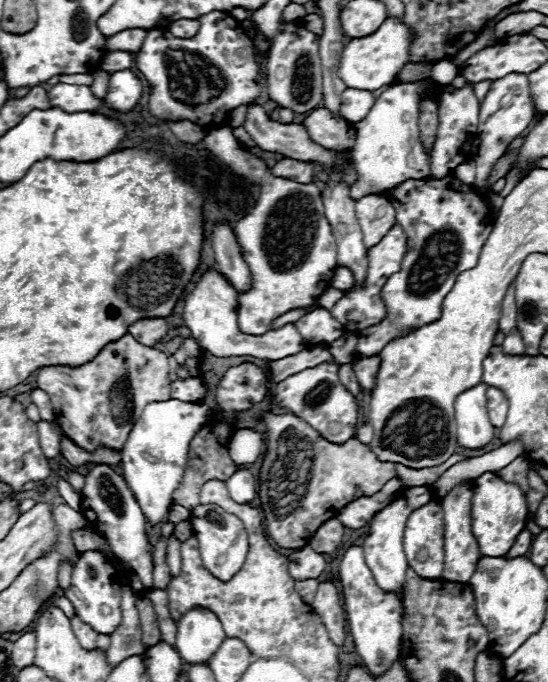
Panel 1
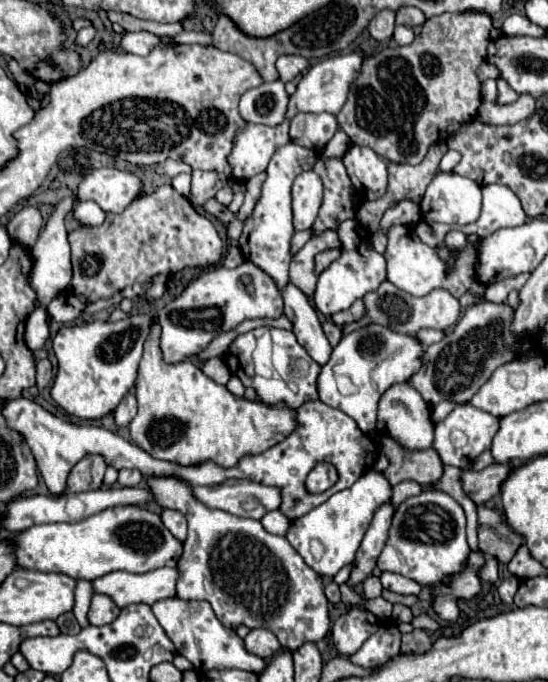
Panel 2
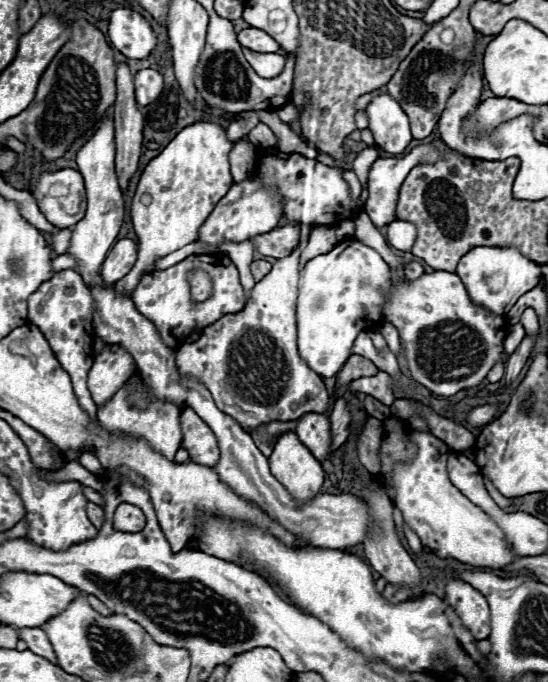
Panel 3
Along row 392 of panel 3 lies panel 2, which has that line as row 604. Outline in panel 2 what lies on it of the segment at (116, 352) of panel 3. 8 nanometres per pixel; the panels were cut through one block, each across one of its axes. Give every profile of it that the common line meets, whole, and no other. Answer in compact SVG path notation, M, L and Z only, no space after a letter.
M94 594L90 612L88 612L90 624L94 624L94 626L110 624L116 620L116 614L120 614L120 608L110 598L104 598L104 594Z

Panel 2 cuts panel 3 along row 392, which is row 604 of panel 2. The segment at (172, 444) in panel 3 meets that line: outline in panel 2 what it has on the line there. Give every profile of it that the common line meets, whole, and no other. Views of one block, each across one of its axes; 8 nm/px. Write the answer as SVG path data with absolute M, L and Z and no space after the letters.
M156 568L146 574L132 574L132 572L110 572L92 580L92 588L96 594L104 594L112 598L118 608L124 608L134 602L154 604L158 600L174 598L176 596L176 582L178 582L176 568Z

